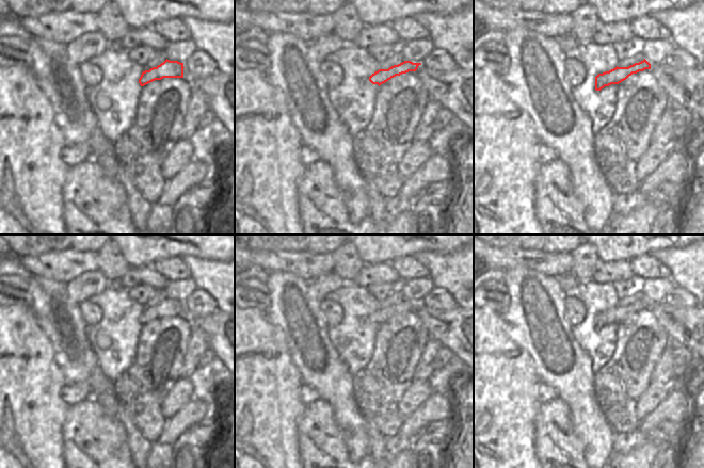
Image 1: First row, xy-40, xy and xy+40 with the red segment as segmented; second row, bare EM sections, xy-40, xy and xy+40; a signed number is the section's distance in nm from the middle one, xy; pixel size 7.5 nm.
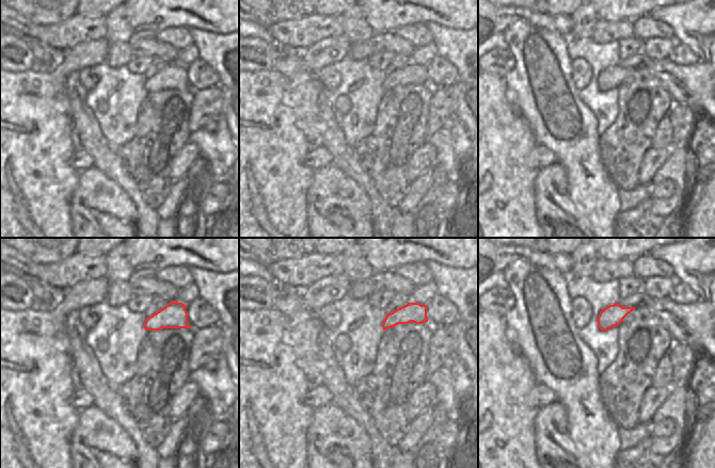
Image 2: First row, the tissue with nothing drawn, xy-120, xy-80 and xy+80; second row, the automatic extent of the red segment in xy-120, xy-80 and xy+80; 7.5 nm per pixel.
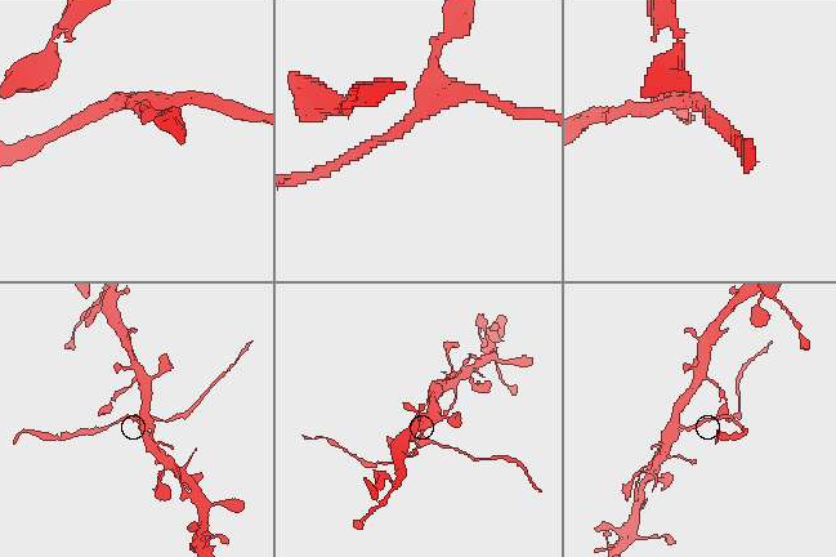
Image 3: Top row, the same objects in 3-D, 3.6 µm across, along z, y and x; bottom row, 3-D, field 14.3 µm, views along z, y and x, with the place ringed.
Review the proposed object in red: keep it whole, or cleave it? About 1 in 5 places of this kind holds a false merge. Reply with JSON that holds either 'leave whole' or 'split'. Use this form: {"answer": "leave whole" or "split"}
{"answer": "split"}

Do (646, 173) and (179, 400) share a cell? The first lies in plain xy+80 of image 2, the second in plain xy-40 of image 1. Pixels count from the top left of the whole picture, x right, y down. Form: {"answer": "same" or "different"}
{"answer": "same"}

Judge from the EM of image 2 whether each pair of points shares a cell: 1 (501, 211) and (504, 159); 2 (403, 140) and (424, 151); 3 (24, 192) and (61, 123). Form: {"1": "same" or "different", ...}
{"1": "same", "2": "different", "3": "same"}

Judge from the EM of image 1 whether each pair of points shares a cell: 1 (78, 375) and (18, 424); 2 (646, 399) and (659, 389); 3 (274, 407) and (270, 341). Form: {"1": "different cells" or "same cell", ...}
{"1": "different cells", "2": "same cell", "3": "same cell"}

